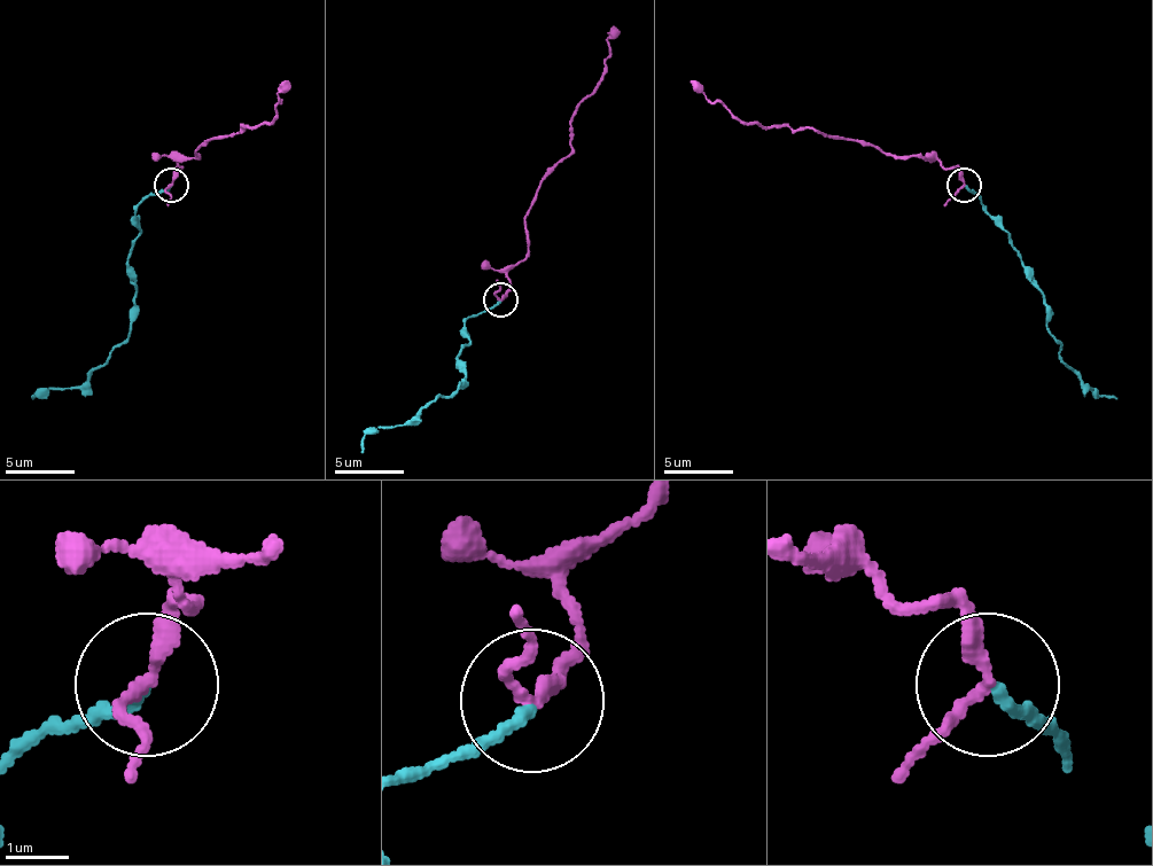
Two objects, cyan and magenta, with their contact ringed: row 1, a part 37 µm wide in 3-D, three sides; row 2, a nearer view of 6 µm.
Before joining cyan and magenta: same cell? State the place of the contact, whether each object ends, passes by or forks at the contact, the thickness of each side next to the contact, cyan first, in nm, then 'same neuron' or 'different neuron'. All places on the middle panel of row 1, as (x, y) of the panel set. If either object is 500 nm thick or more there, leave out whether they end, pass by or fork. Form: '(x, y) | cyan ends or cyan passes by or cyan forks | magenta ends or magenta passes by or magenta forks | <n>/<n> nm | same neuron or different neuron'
(500, 299) | cyan ends | magenta passes by | 180/200 nm | same neuron

